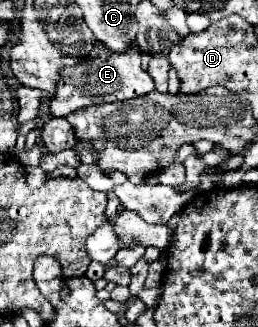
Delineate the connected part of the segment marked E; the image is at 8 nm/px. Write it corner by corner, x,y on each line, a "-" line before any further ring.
96,43
94,53
78,61
74,69
66,69
66,73
70,73
70,77
62,77
58,93
48,101
48,107
54,117
68,117
72,111
82,109
86,105
134,99
156,89
152,77
140,67
140,51
136,47
128,49
126,53
110,53
106,47

